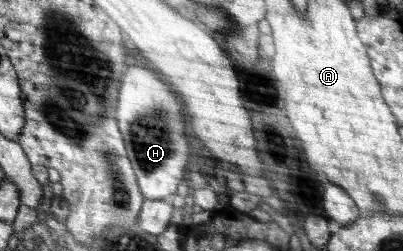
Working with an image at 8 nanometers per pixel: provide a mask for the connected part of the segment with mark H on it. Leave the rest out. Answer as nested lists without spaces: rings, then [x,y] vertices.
[[[130,66],[122,82],[122,100],[118,108],[118,118],[122,132],[126,136],[128,156],[133,161],[138,185],[148,200],[163,200],[178,190],[178,184],[184,180],[186,163],[190,150],[184,138],[186,120],[182,116],[182,104],[176,94],[156,78],[146,66]]]

